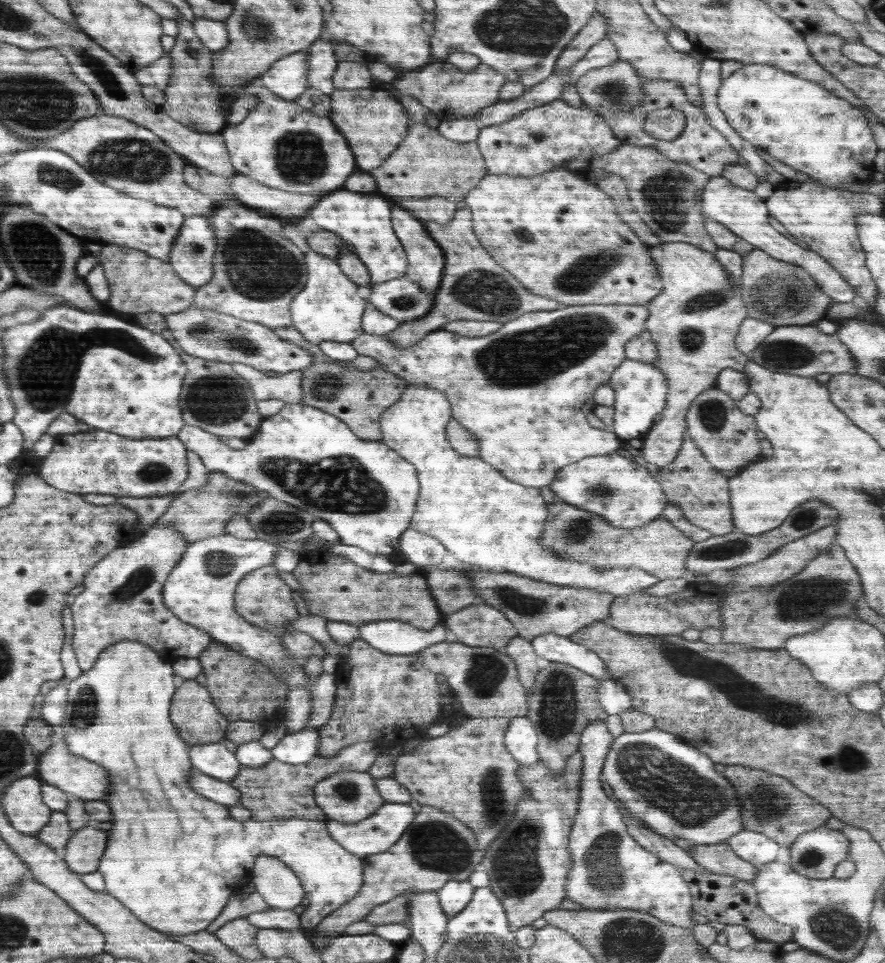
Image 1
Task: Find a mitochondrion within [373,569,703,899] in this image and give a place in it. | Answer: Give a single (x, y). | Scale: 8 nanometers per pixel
(434, 844)

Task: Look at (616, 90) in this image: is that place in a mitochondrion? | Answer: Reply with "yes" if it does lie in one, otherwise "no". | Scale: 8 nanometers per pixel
yes

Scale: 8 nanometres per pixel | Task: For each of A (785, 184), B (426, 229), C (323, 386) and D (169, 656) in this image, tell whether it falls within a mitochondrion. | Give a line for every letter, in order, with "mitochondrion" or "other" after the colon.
A: other
B: other
C: mitochondrion
D: other

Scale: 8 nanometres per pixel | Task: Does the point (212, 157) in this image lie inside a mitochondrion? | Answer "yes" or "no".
no

